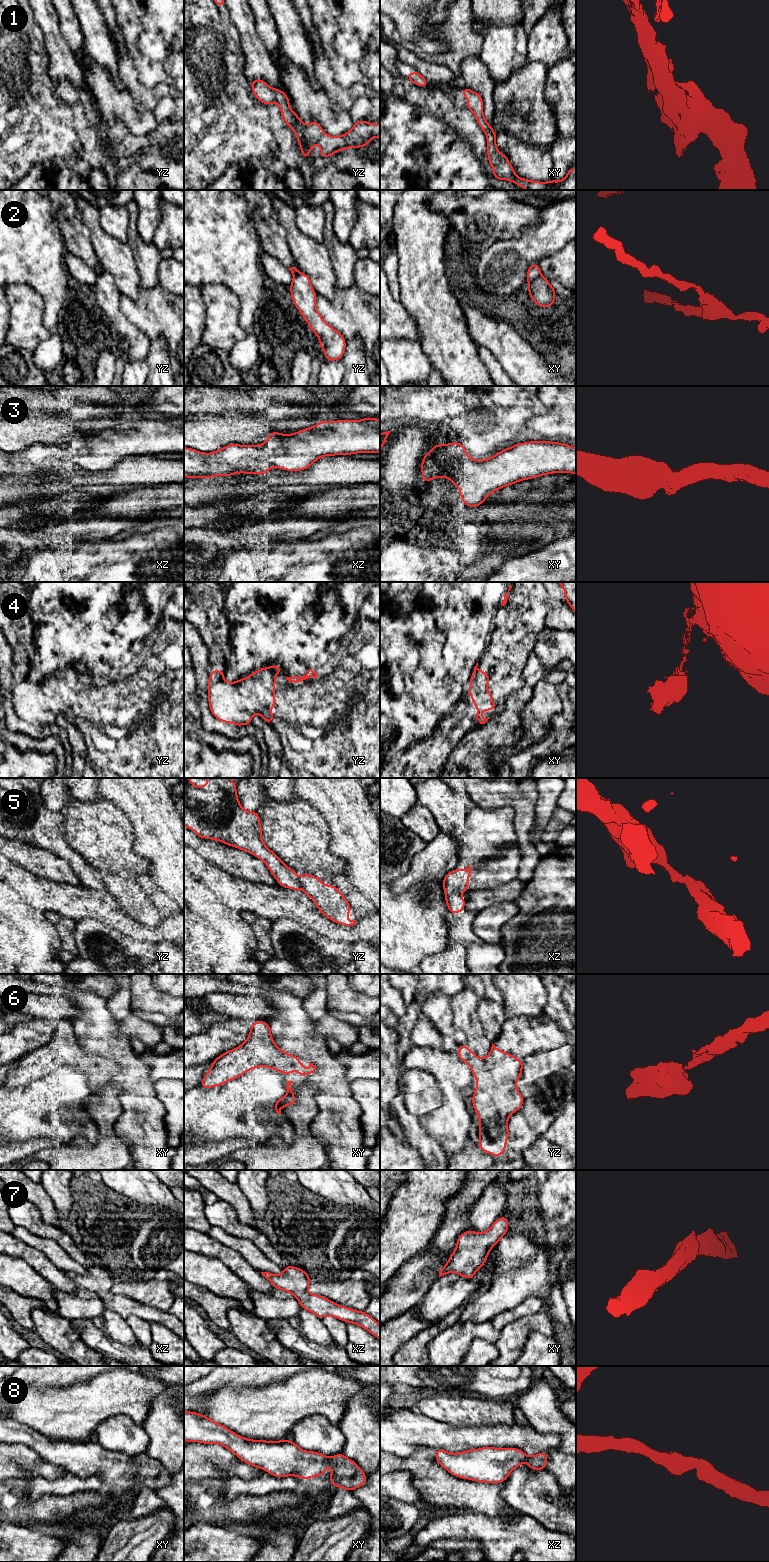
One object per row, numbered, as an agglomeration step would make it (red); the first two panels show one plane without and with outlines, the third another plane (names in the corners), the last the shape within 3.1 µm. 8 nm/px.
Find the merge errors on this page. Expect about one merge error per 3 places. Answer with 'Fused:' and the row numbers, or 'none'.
Fused: 2, 4, 5

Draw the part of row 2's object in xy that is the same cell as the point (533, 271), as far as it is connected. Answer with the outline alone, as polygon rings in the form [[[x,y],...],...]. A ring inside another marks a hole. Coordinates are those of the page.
[[[533,263],[528,269],[527,269],[527,281],[531,282],[537,277],[541,276],[541,270],[538,263]]]

